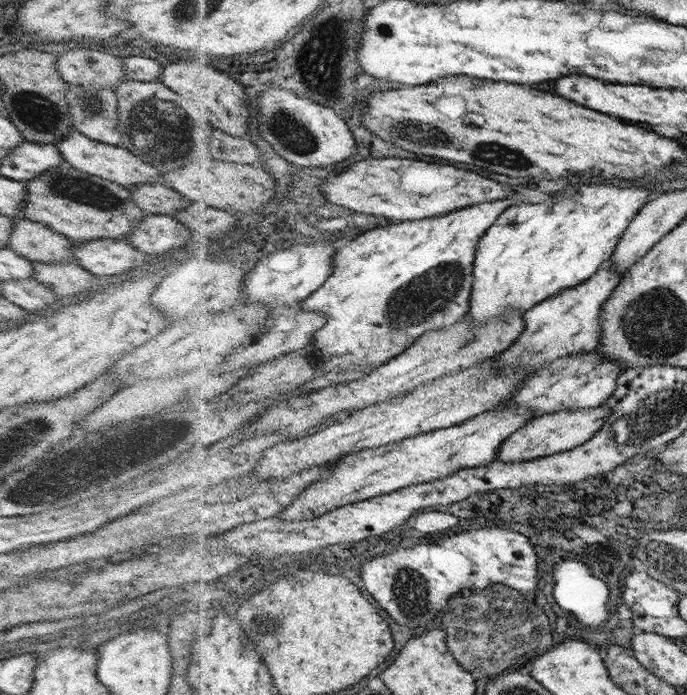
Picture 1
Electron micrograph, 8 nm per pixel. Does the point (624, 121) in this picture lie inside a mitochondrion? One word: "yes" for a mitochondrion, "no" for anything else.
no

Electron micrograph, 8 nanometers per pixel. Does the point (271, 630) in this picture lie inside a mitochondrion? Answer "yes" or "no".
yes

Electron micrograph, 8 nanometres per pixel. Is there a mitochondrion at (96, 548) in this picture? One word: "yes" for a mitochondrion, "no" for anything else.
no

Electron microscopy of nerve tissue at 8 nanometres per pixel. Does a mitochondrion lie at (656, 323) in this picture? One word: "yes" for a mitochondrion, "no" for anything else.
yes

